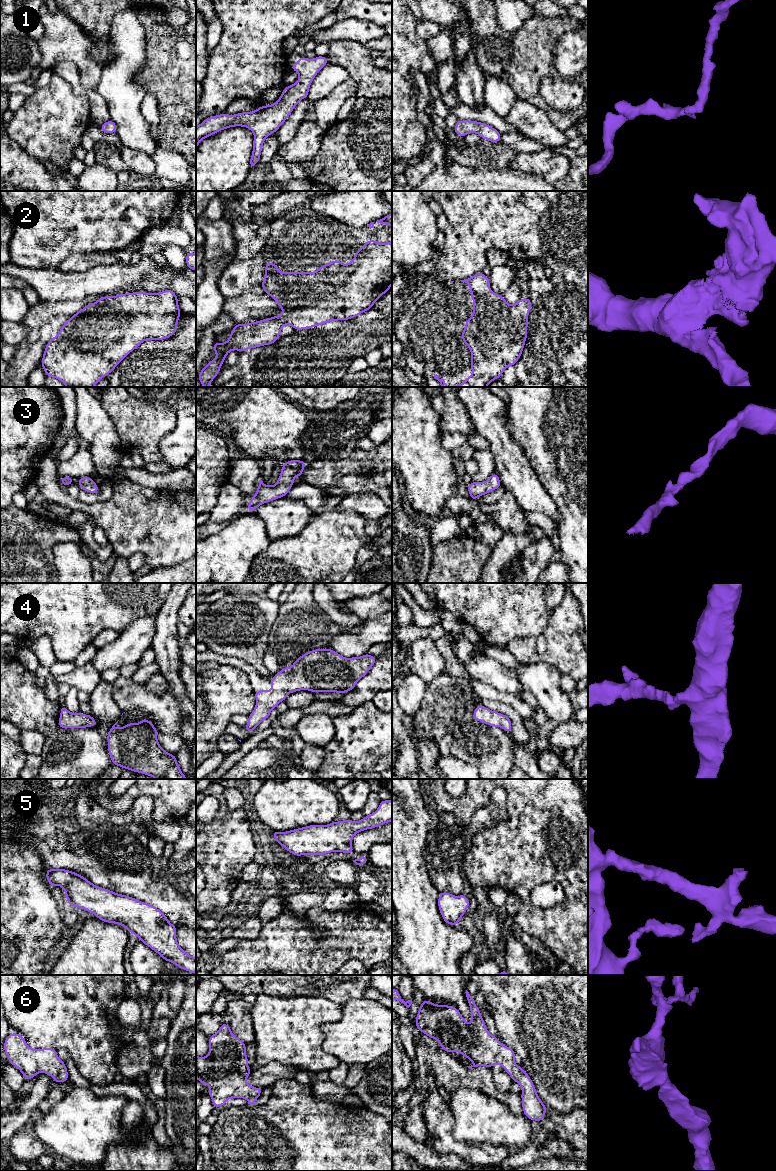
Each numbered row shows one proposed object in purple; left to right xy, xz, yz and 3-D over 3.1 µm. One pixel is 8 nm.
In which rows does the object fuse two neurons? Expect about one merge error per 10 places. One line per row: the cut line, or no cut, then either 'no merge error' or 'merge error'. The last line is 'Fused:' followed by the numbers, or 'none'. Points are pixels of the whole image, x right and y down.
1: no cut | no merge error
2: no cut | no merge error
3: no cut | no merge error
4: no cut | no merge error
5: no cut | no merge error
6: no cut | no merge error
Fused: none

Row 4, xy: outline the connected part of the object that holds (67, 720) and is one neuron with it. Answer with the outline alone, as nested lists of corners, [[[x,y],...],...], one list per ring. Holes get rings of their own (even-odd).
[[[65,706],[60,707],[61,716],[58,725],[62,729],[96,727],[97,721],[90,715],[81,712],[71,713]]]

